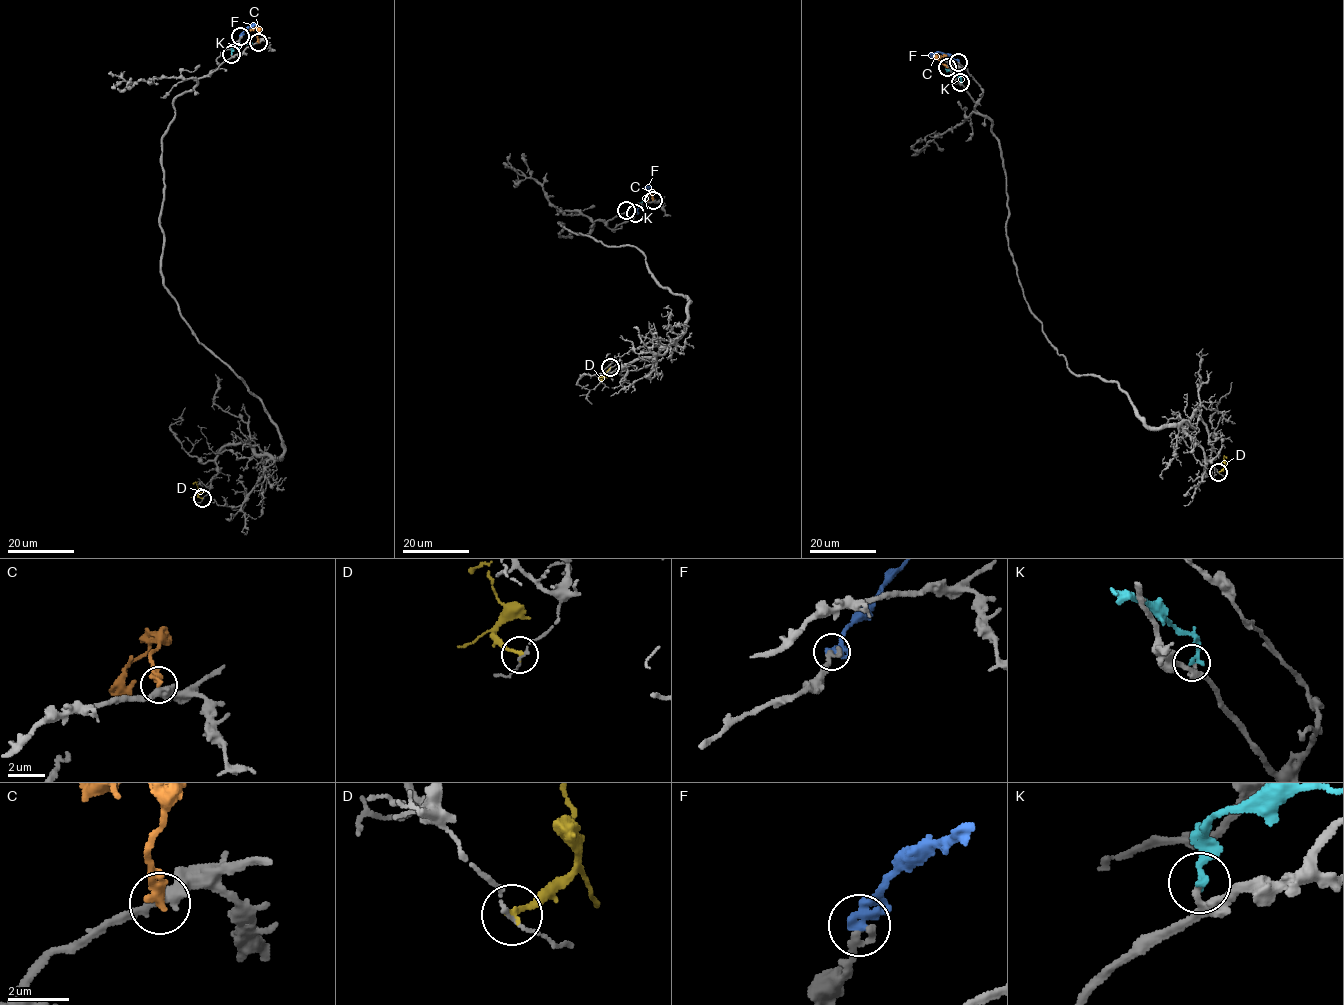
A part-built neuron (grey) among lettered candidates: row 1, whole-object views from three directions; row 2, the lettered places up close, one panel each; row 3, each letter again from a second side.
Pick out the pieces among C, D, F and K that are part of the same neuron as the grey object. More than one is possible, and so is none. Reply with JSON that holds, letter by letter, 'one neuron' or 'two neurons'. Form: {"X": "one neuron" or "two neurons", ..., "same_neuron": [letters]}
{"C": "two neurons", "D": "two neurons", "F": "two neurons", "K": "two neurons", "same_neuron": []}

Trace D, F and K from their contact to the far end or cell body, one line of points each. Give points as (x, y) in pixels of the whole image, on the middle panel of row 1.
D: (610, 368), (601, 380)
F: (635, 212), (649, 195), (644, 187)
K: (627, 210), (646, 197)

